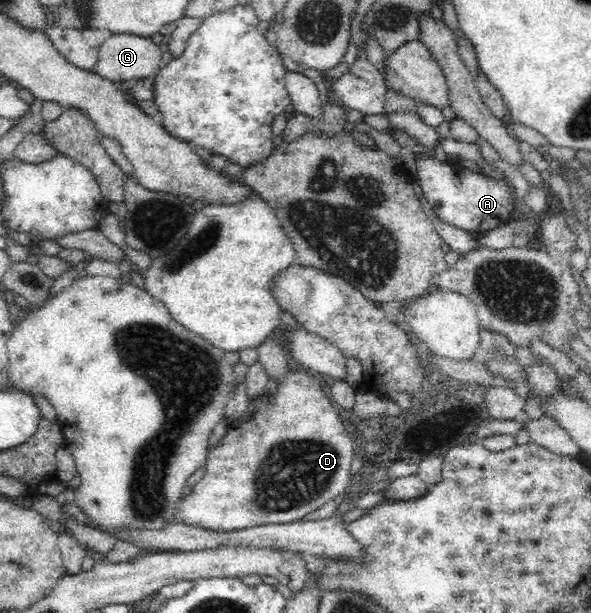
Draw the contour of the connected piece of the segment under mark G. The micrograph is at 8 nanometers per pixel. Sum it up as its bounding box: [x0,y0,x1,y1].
[90,34,163,83]

